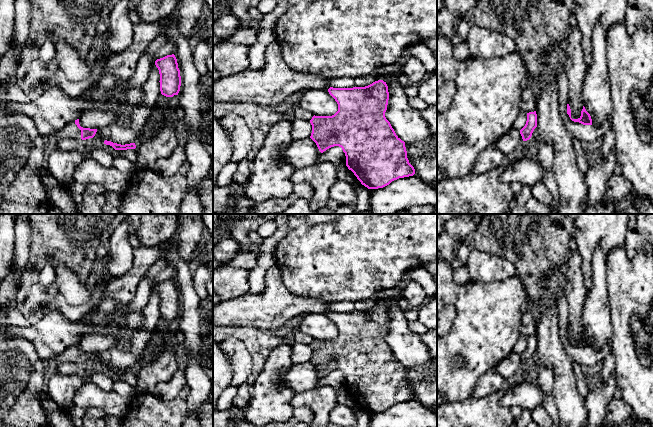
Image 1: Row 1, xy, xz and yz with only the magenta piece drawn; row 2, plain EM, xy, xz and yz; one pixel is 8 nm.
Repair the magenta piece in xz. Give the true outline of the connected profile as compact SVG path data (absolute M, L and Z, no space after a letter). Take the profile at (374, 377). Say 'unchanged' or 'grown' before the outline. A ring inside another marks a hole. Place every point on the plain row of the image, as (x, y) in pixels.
unchanged; M378 304L365 311L330 311L328 316L337 326L338 335L332 340L314 339L310 344L312 349L310 362L316 367L321 377L334 370L341 371L346 380L346 390L354 397L361 408L368 413L383 412L394 404L415 398L415 393L407 382L405 366L396 359L390 346L385 341L389 324L386 306Z

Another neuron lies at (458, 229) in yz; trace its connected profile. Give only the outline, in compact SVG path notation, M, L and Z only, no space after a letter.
M462 214L452 217L445 229L437 235L437 260L452 262L462 241L470 240L485 214Z

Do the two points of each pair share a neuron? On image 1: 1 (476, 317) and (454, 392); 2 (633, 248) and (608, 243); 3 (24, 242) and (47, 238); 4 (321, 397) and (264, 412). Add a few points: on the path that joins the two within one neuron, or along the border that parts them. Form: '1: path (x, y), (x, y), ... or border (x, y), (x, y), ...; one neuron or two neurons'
1: path (479, 336), (479, 365), (473, 373); one neuron
2: border (629, 224), (623, 244); two neurons
3: border (30, 224), (30, 253), (26, 264); two neurons
4: border (295, 393), (290, 402), (293, 408); two neurons

